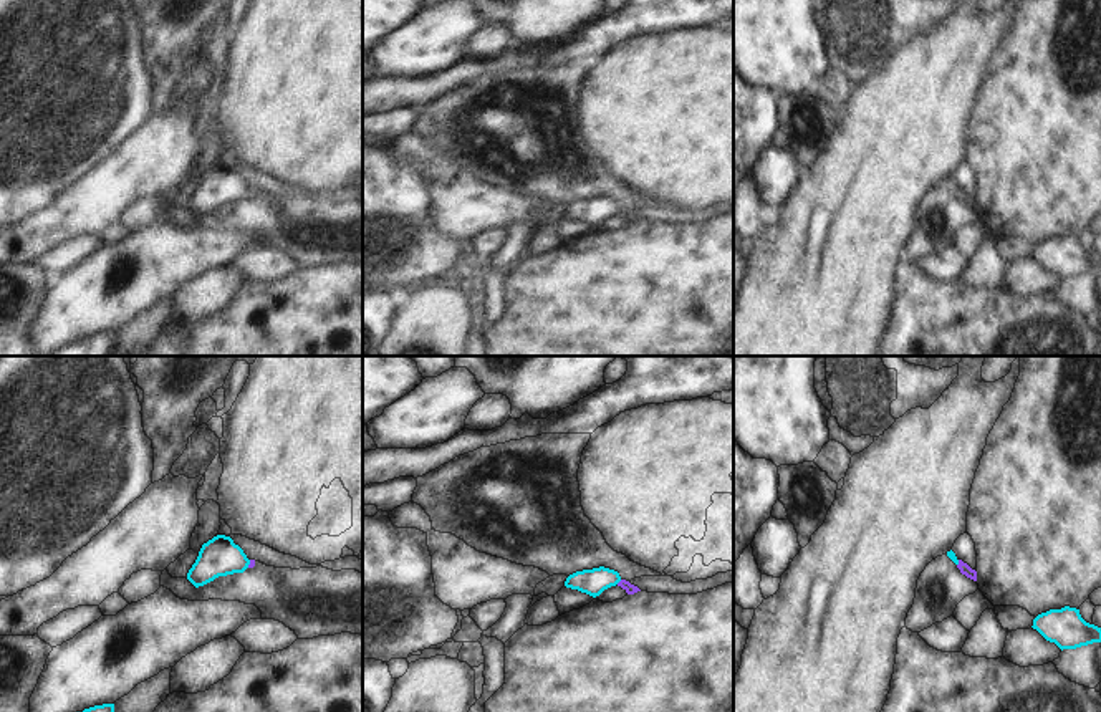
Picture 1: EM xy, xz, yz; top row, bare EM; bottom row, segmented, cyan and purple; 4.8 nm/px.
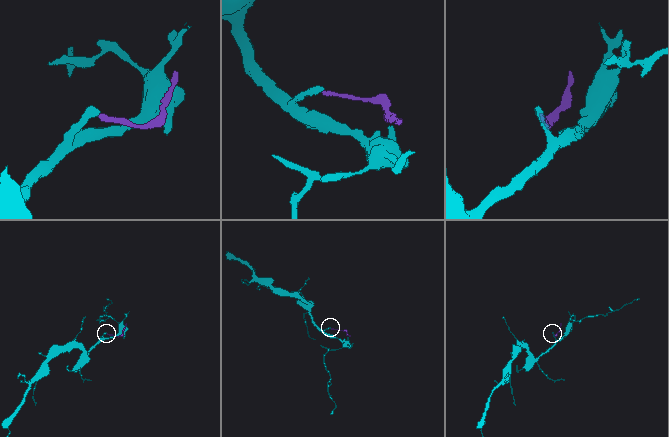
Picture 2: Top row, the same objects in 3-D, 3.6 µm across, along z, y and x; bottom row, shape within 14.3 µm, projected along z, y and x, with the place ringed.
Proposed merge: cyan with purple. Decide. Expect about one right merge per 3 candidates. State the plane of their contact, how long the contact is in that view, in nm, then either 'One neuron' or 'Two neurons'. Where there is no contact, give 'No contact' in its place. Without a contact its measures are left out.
Touches cyan in xz. Shared border 40 nm. One neuron

